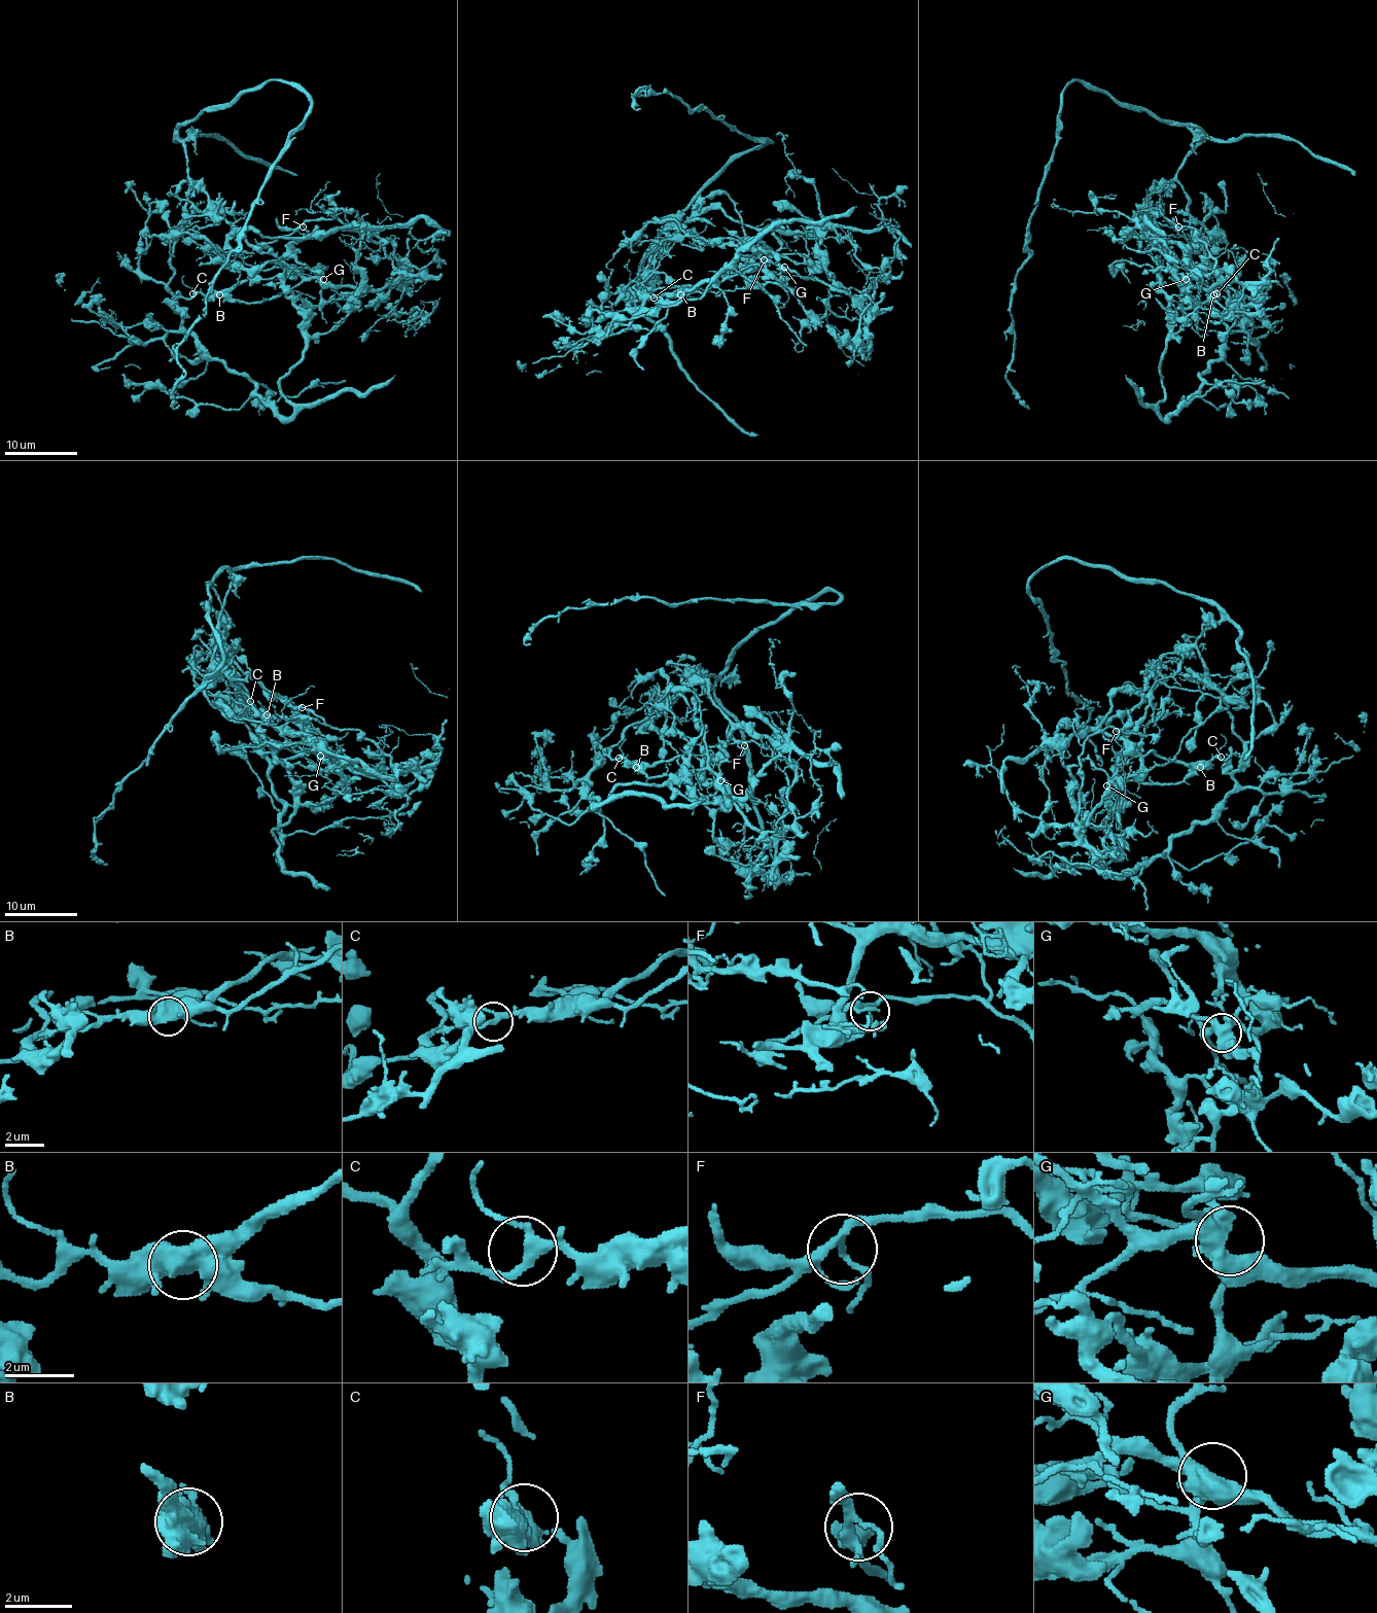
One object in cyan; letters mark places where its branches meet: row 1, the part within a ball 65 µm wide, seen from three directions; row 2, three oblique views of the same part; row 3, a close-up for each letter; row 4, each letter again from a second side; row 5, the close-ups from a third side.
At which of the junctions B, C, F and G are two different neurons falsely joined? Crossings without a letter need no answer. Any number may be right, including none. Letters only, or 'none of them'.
B

